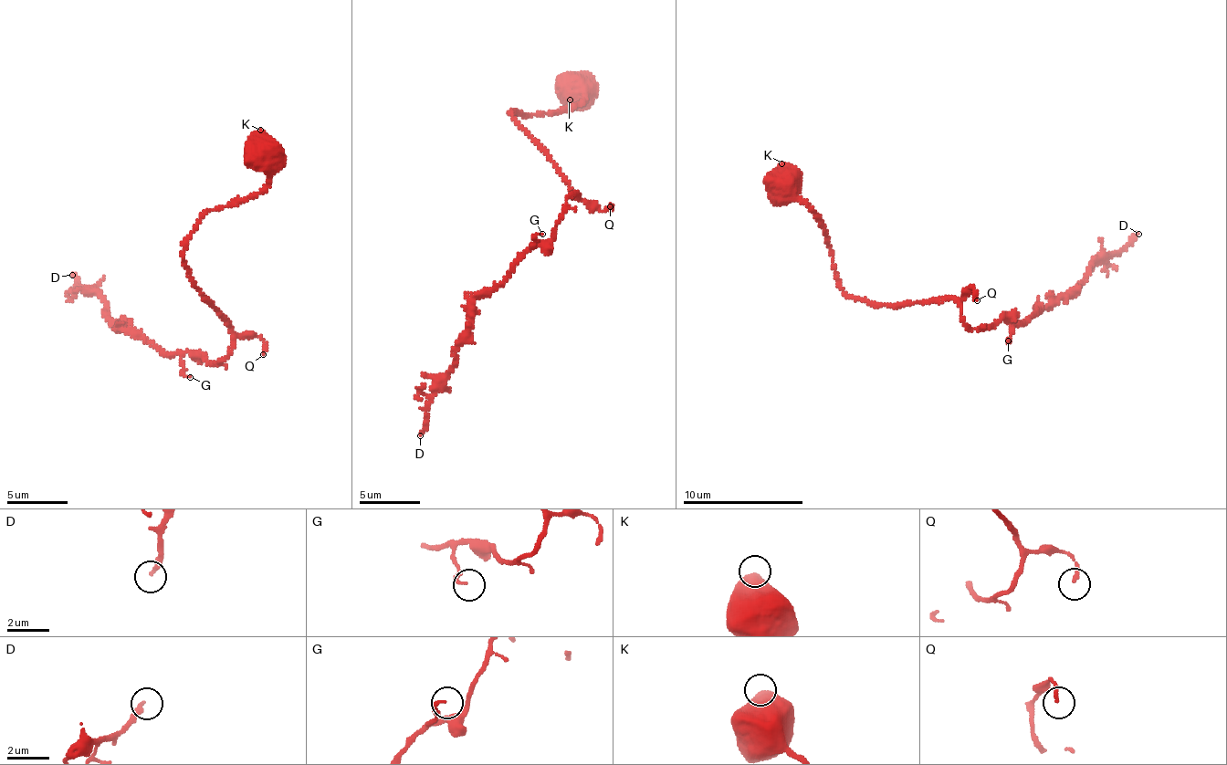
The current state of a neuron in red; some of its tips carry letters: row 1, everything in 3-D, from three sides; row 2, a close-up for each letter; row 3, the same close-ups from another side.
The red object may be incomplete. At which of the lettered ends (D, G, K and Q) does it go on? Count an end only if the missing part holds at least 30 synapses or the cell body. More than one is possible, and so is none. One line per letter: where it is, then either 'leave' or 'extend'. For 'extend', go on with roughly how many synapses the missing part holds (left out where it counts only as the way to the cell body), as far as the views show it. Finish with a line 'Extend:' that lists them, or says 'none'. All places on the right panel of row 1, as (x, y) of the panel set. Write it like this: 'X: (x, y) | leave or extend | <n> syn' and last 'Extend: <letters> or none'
D: (1138, 234) | extend | 200 syn
G: (1008, 340) | leave
K: (781, 163) | leave
Q: (977, 300) | leave
Extend: D

